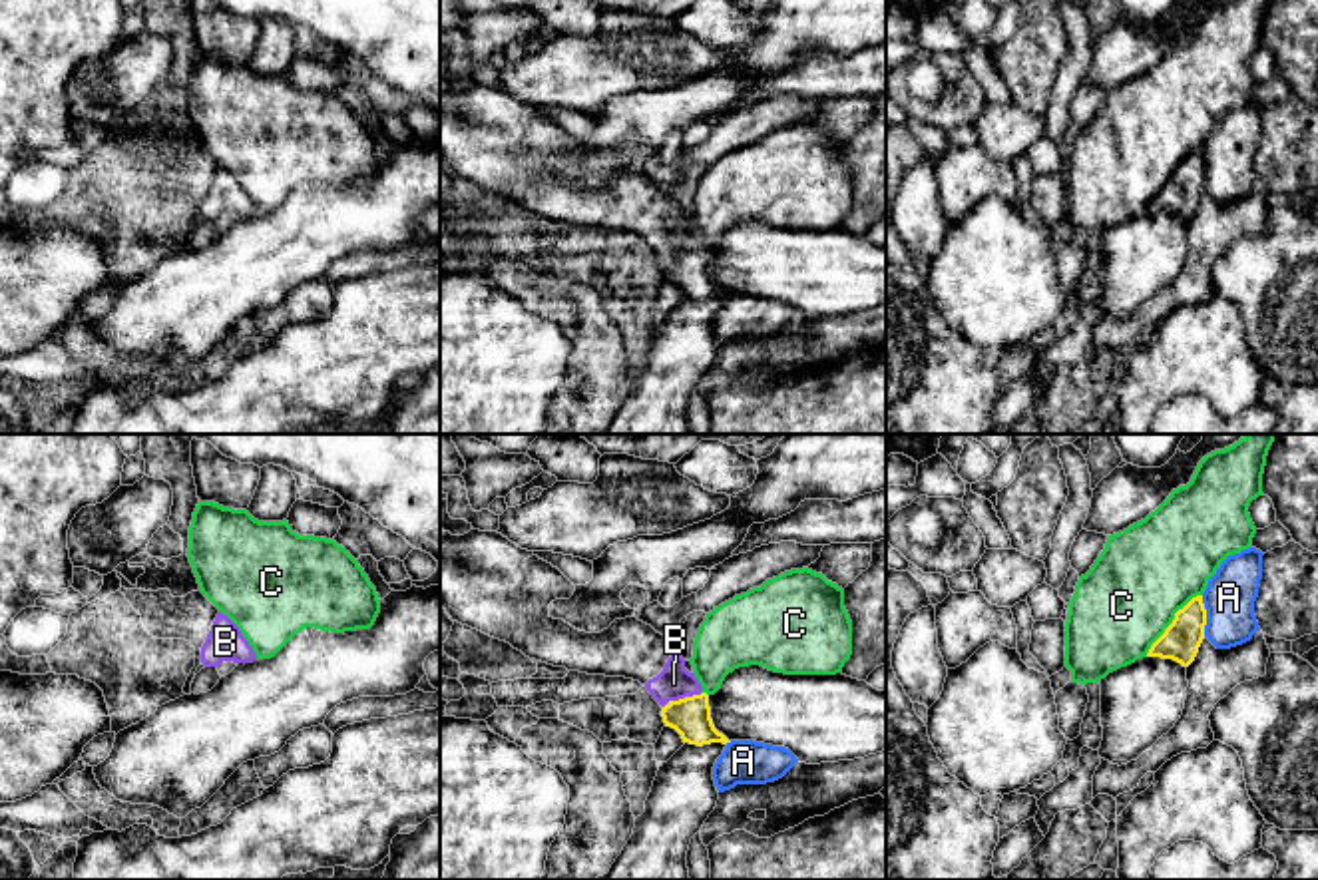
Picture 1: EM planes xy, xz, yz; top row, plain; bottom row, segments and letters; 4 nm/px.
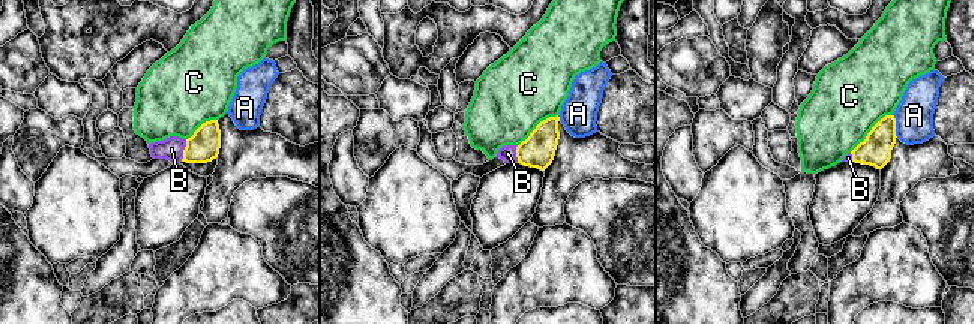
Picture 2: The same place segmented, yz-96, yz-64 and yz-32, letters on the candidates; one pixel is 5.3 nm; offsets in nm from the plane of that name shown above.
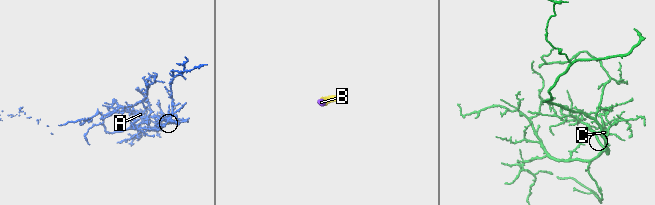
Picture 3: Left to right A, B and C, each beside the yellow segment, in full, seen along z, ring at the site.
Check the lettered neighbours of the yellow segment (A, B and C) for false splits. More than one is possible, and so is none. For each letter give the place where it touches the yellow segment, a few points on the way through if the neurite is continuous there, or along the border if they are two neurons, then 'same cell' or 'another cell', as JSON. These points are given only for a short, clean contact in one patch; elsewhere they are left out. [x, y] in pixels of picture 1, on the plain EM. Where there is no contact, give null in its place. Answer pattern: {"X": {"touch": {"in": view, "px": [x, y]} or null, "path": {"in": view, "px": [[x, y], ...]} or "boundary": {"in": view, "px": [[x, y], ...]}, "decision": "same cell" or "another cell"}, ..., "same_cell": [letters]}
{"A": {"touch": {"in": "yz", "px": [1205, 170]}, "boundary": {"in": "yz", "px": [[1201, 150], [1205, 190]]}, "decision": "another cell"}, "B": {"touch": {"in": "xz", "px": [681, 253]}, "path": {"in": "xz", "px": [[691, 271], [681, 253], [673, 237]]}, "decision": "same cell"}, "C": {"touch": {"in": "yz", "px": [1173, 176]}, "decision": "another cell"}, "same_cell": ["B"]}

